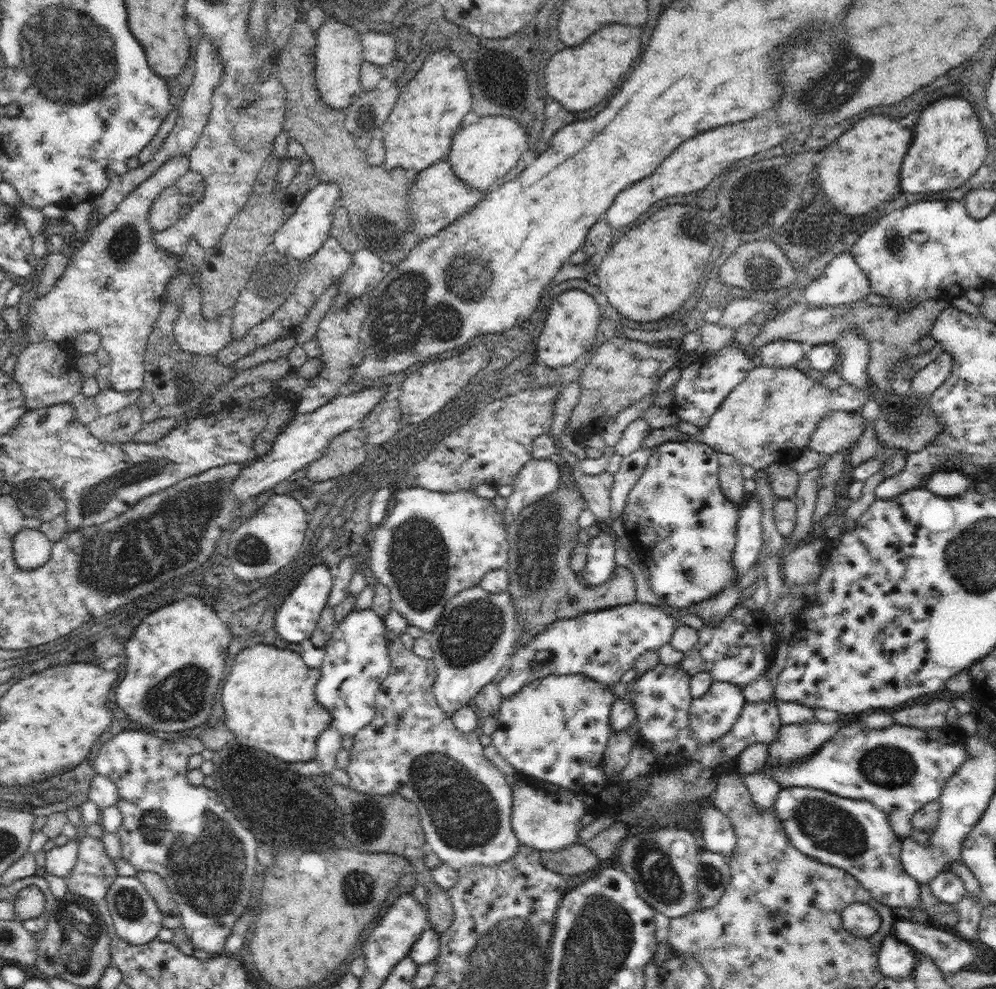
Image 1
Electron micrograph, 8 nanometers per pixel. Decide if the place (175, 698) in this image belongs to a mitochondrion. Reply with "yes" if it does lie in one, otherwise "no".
yes

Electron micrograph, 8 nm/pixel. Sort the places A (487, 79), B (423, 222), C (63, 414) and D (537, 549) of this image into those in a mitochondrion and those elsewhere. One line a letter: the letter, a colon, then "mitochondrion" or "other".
A: other
B: mitochondrion
C: other
D: mitochondrion

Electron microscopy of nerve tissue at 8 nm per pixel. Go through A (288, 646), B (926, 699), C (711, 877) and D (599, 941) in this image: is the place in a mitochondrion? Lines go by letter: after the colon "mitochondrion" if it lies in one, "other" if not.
A: other
B: other
C: mitochondrion
D: mitochondrion

